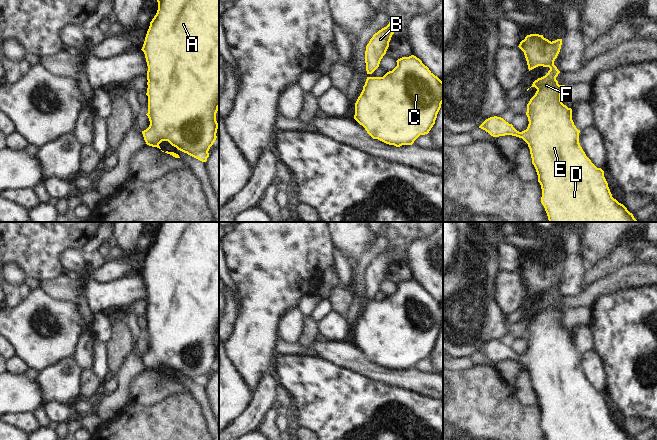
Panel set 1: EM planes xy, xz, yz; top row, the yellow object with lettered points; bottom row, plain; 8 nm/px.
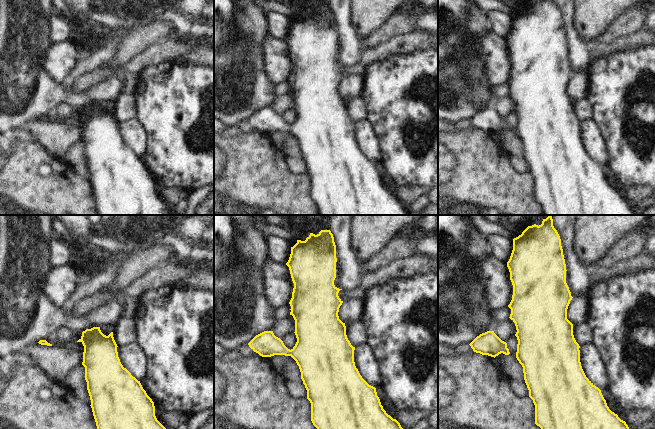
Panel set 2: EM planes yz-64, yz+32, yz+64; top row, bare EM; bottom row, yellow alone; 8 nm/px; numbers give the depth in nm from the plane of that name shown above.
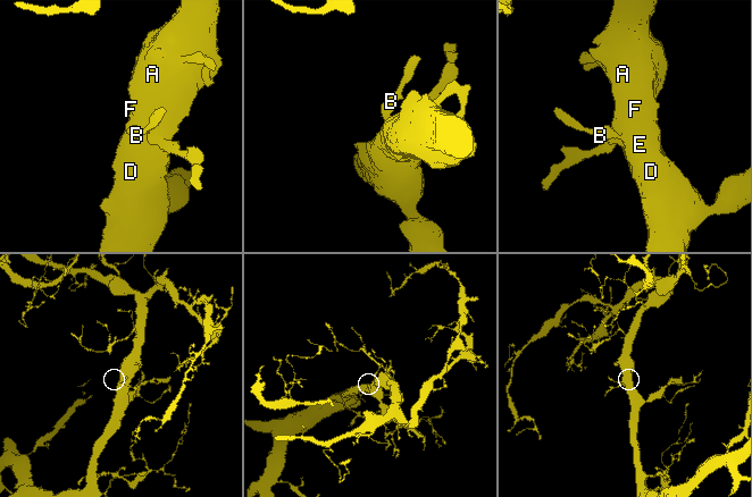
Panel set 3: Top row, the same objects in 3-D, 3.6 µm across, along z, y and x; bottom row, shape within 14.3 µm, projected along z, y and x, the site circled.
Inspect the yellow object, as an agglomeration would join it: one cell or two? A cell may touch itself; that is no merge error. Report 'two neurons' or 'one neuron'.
one neuron

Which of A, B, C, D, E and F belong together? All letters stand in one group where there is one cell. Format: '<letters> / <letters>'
A B C D E F

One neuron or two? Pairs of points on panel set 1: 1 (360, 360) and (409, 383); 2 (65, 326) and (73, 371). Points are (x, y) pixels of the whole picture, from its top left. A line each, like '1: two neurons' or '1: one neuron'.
1: one neuron
2: two neurons

